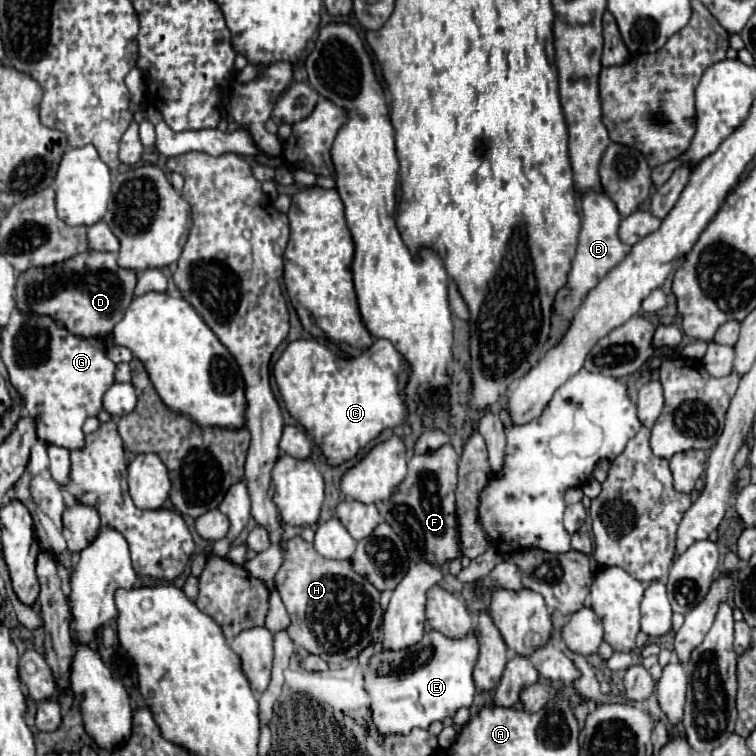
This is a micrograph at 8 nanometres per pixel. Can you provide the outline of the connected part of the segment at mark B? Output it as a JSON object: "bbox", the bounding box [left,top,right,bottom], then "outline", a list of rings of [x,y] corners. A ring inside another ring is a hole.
{"bbox":[550,192,630,346],"outline":[[[586,192],[580,198],[582,206],[582,228],[580,228],[580,238],[578,238],[578,250],[572,262],[572,270],[568,274],[568,282],[562,290],[558,290],[554,298],[554,314],[552,314],[552,328],[550,328],[550,340],[552,346],[560,342],[560,338],[566,334],[570,320],[586,294],[614,268],[618,266],[626,254],[630,252],[630,246],[622,244],[618,238],[618,226],[620,226],[620,214],[614,206],[614,202],[606,194],[596,194],[596,192]],[[558,336],[558,340],[556,340]]]}

